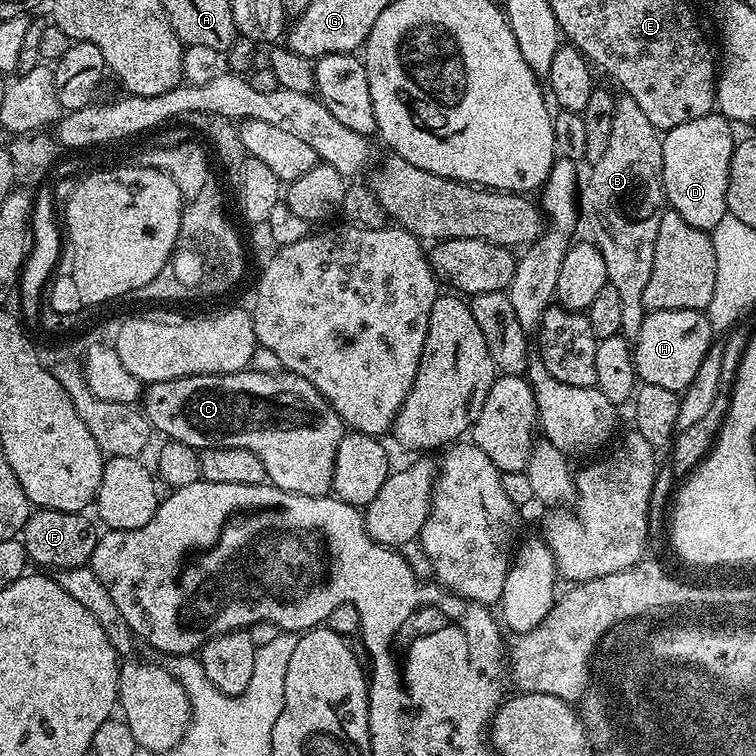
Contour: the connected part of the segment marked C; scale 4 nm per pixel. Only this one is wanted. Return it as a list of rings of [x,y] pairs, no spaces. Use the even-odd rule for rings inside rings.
[[[245,370],[221,376],[183,376],[147,385],[142,397],[142,411],[153,429],[159,435],[161,432],[161,437],[177,440],[191,448],[250,450],[250,454],[262,462],[264,475],[275,488],[303,496],[327,496],[331,493],[334,454],[338,442],[342,442],[346,425],[334,406],[330,406],[330,402],[326,402],[323,394],[310,386],[306,378],[283,370],[274,374]]]

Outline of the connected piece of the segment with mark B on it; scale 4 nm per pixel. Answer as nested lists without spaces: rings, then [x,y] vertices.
[[[621,95],[616,102],[614,126],[610,128],[610,146],[592,165],[592,177],[583,181],[578,192],[578,212],[588,223],[592,231],[591,239],[595,241],[597,250],[606,262],[608,283],[618,290],[622,301],[622,326],[620,335],[630,342],[638,338],[638,330],[642,330],[642,322],[646,309],[642,302],[642,293],[646,291],[646,282],[650,282],[650,270],[654,270],[654,242],[658,242],[658,226],[662,226],[662,214],[666,210],[664,198],[664,159],[662,158],[661,133],[642,114],[642,109],[634,98]]]

